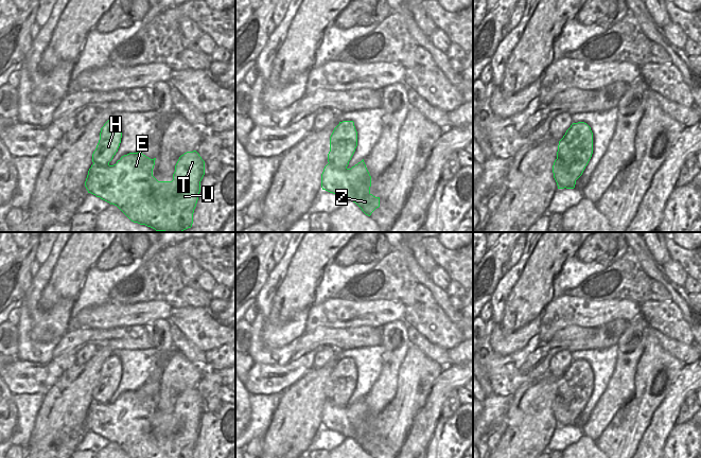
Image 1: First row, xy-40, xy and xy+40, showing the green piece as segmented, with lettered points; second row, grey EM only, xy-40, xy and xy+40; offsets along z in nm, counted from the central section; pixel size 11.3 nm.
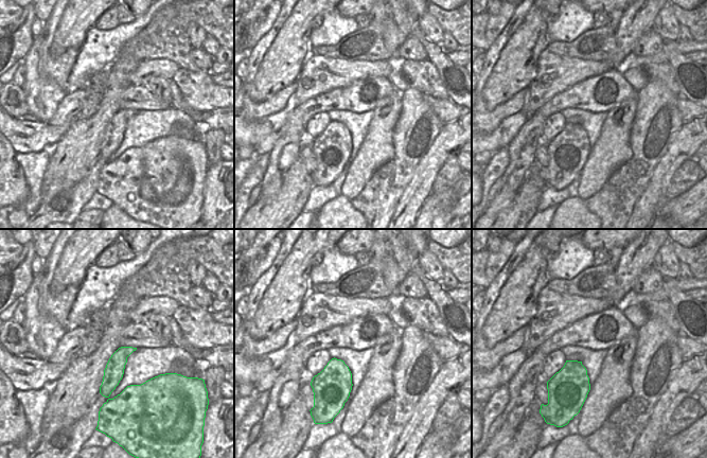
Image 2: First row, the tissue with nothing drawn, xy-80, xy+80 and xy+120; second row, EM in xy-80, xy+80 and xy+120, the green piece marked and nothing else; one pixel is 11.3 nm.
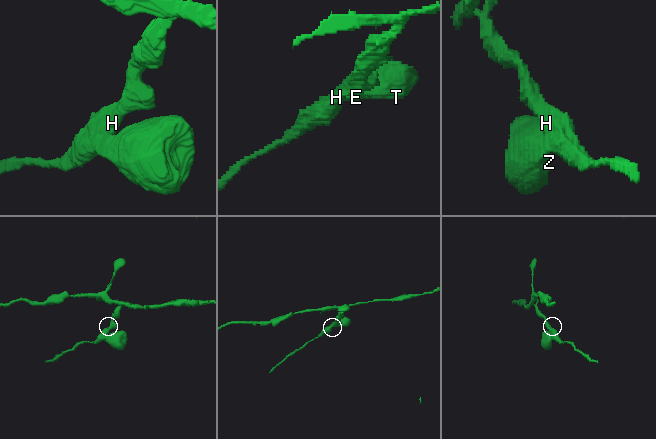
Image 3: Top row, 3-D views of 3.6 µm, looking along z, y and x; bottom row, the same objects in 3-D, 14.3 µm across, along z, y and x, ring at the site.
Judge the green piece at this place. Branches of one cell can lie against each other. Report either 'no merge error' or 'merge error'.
merge error

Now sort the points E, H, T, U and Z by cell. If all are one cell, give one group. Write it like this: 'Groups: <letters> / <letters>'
Groups: E T U Z / H.

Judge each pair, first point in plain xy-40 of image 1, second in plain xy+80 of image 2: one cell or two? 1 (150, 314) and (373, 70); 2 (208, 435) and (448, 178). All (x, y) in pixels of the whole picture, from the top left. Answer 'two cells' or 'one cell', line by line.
1: one cell
2: two cells

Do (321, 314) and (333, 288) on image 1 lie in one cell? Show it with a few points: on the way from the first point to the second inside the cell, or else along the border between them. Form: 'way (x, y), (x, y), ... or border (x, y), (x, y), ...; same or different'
border (336, 297), (313, 304); different

